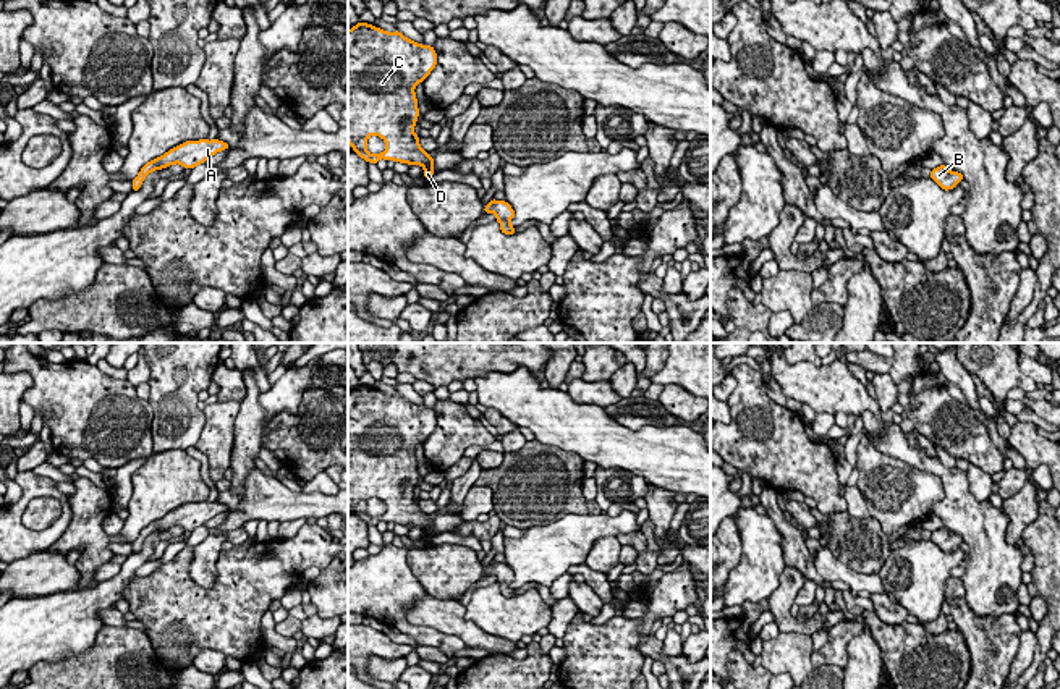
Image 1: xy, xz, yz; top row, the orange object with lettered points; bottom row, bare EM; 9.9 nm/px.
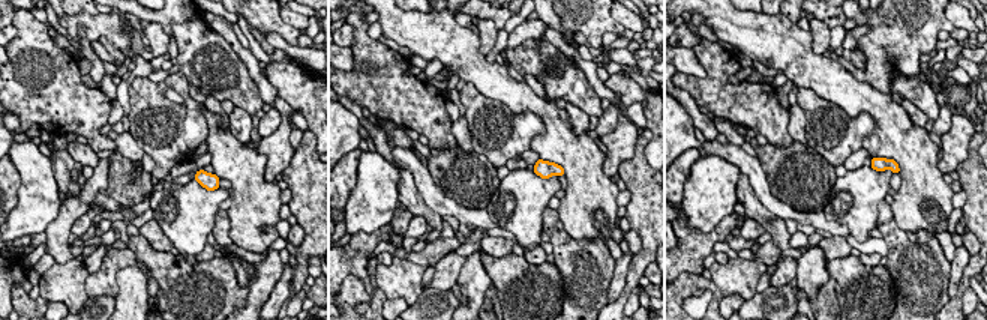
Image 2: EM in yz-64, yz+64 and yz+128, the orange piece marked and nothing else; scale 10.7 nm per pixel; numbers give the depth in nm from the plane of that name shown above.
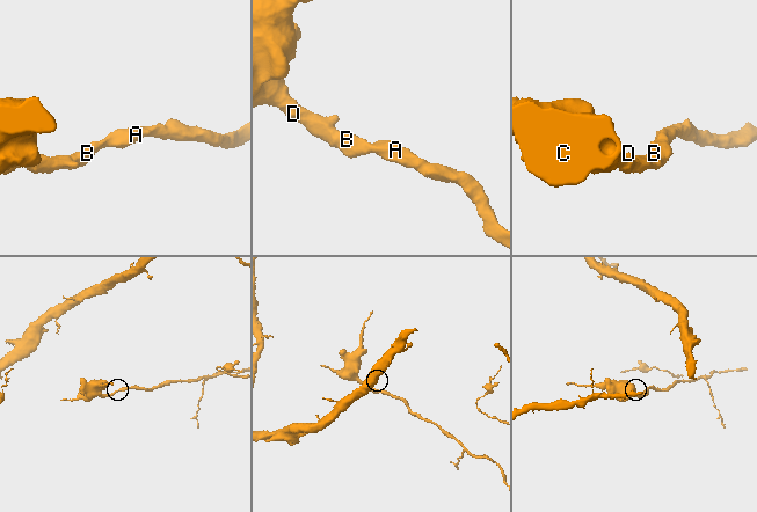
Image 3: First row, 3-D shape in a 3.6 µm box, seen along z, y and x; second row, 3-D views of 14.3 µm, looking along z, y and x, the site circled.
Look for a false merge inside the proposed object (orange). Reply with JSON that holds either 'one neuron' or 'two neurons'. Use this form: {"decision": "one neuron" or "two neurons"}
{"decision": "one neuron"}

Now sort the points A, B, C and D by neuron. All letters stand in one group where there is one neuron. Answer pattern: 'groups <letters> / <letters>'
groups A B C D

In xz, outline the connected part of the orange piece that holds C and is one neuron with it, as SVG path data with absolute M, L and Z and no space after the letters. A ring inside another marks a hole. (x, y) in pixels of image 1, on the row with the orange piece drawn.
M367 23L348 31L348 144L366 162L380 159L421 165L424 176L435 171L434 157L419 146L414 125L419 116L414 87L437 65L430 45L387 32ZM379 136L387 149L367 152L367 137Z

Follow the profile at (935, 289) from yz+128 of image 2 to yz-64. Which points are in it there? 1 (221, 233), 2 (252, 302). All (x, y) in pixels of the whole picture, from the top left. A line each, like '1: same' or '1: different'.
1: same
2: same

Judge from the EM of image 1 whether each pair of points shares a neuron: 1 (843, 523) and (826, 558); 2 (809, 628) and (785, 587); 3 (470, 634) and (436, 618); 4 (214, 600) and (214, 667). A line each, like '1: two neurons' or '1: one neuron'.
1: two neurons
2: one neuron
3: one neuron
4: two neurons

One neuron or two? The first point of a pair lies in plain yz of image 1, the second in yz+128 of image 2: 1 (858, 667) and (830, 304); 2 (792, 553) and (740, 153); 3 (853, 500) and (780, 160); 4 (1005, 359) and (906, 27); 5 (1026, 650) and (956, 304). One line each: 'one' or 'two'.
1: two
2: two
3: two
4: one
5: two

